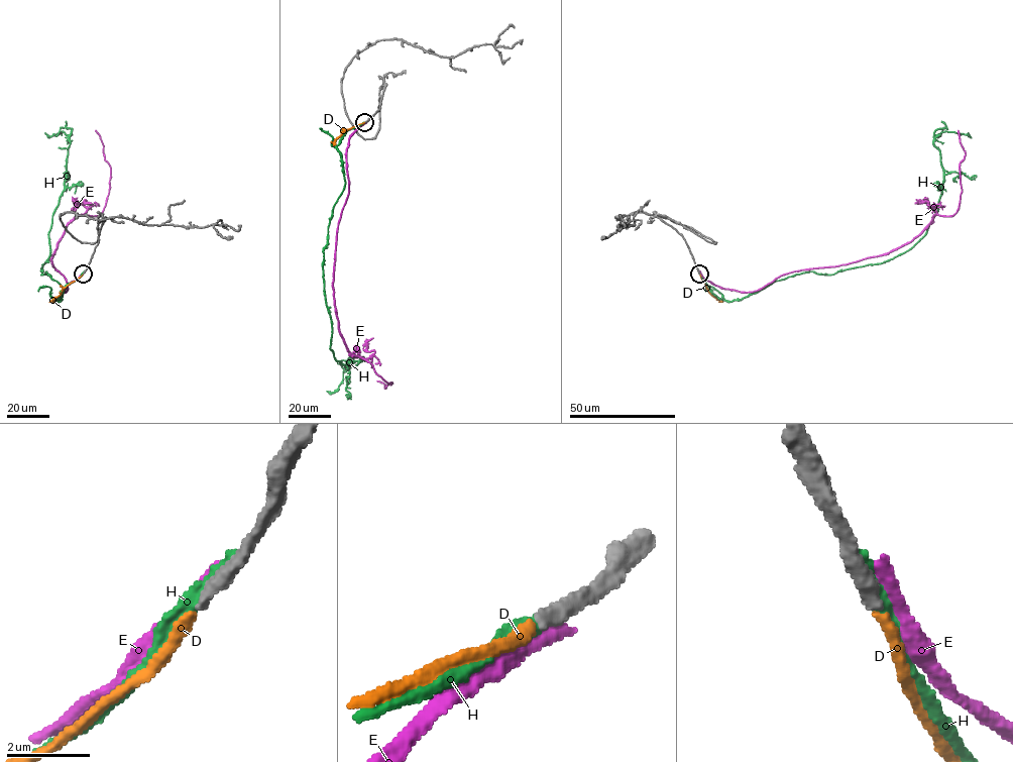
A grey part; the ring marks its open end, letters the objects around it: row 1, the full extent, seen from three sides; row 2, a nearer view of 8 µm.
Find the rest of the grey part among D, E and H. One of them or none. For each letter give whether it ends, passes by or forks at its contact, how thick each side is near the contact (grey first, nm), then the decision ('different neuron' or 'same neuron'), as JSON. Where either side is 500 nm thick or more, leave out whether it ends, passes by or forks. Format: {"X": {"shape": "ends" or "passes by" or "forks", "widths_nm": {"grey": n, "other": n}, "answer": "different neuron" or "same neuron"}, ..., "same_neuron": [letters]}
{"D": {"shape": "ends", "widths_nm": {"grey": 360, "other": 280}, "answer": "same neuron"}, "E": {"widths_nm": {"grey": 500, "other": 360}, "answer": "different neuron"}, "H": {"widths_nm": {"grey": 500, "other": 360}, "answer": "different neuron"}, "same_neuron": ["D"]}

